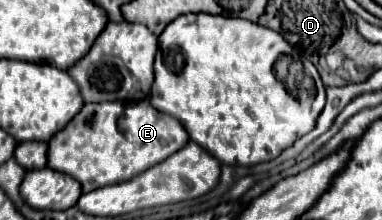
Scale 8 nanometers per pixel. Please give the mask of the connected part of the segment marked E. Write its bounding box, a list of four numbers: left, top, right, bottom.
[47,100,189,192]

